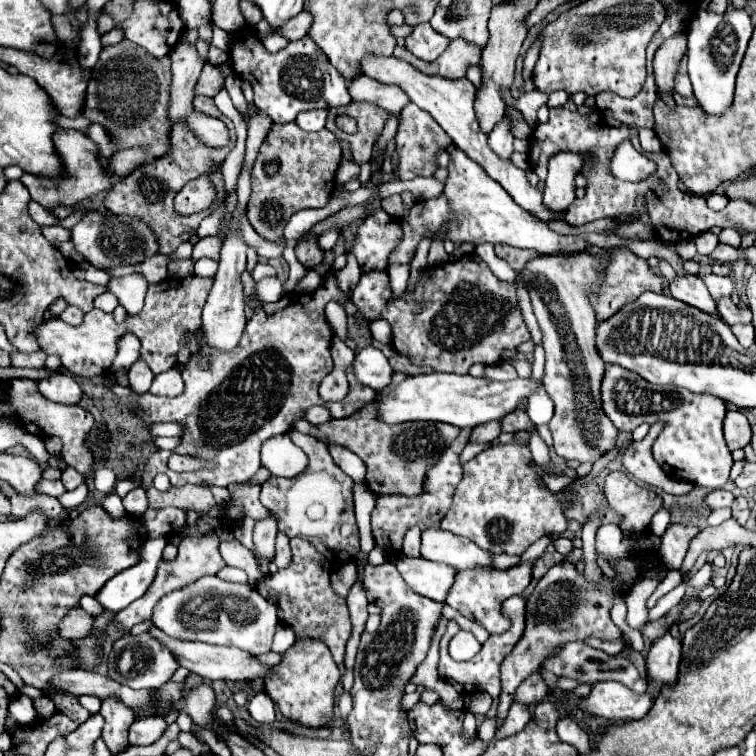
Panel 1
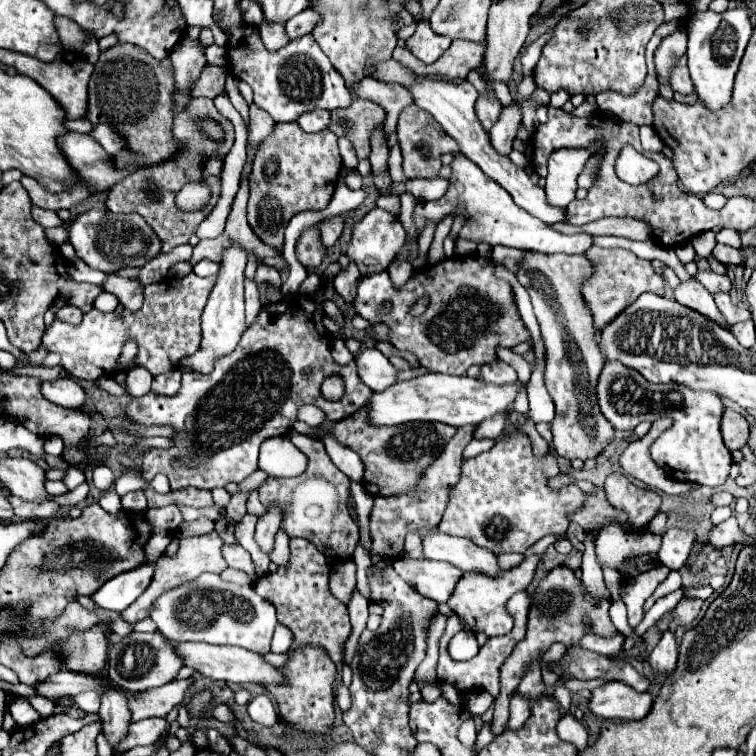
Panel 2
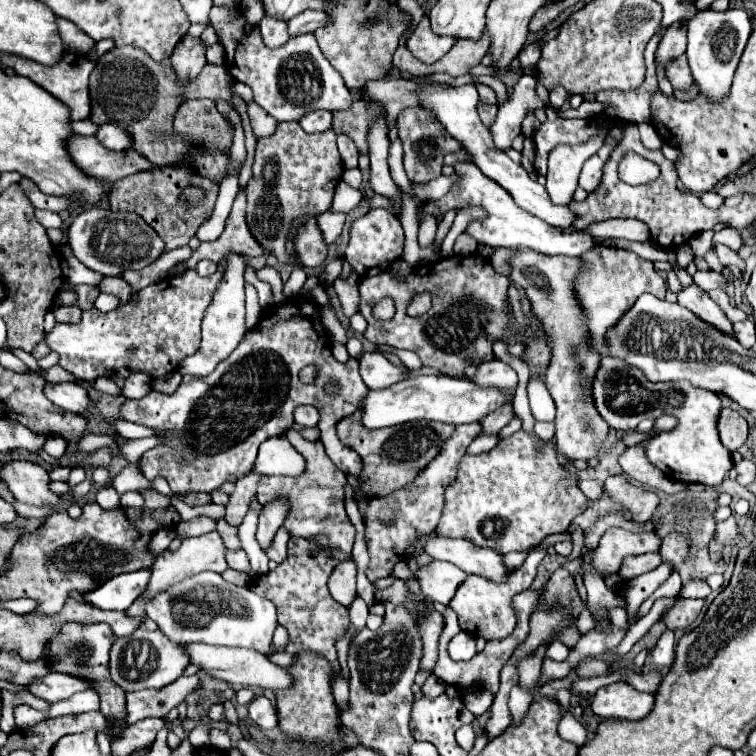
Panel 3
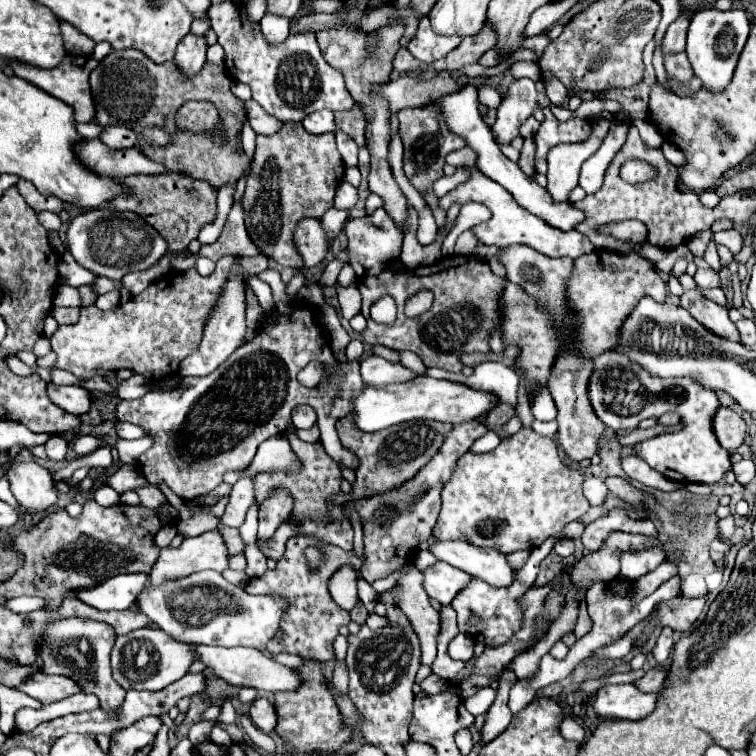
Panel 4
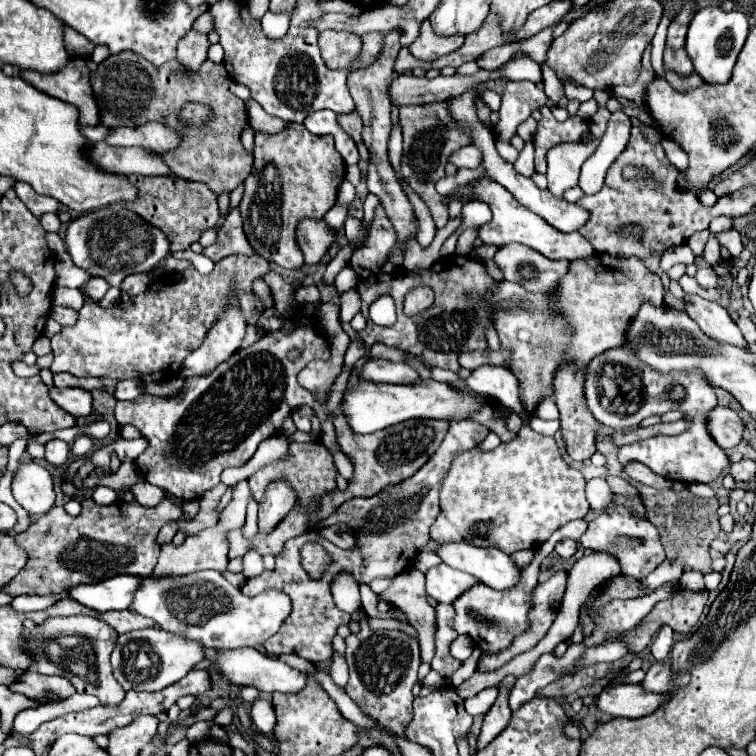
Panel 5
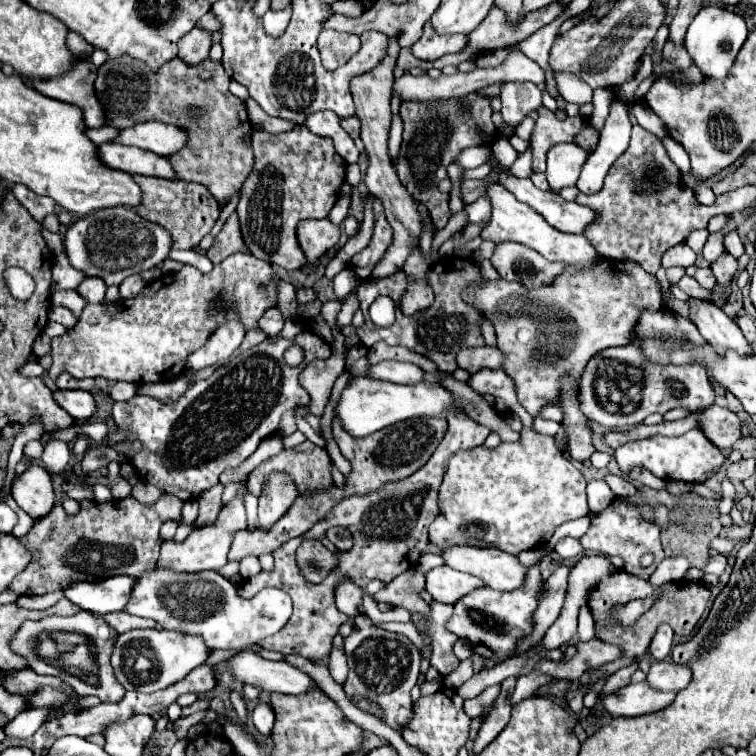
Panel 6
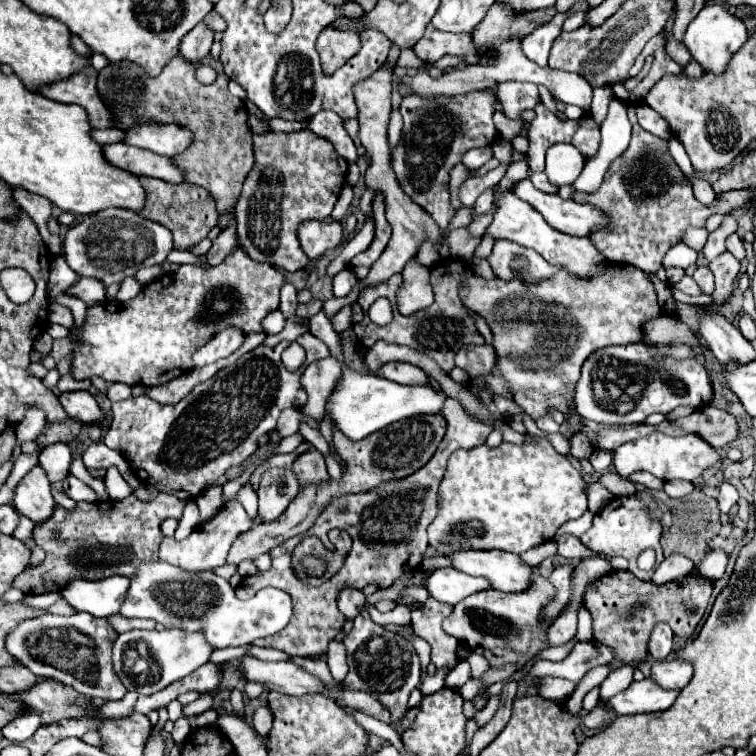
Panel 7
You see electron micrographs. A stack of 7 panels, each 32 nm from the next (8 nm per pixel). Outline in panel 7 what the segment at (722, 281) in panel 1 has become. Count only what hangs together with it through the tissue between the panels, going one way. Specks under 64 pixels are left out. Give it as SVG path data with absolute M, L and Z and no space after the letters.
M698 266L696 272L694 272L694 280L698 282L698 286L702 288L704 294L712 294L712 288L714 288L714 276L710 272L708 266Z

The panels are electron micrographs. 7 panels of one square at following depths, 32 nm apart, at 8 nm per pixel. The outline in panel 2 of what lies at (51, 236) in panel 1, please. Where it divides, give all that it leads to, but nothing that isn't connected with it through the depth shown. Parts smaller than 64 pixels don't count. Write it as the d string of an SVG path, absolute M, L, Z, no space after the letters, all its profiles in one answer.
M64 226L46 228L46 230L44 230L44 234L46 234L46 238L48 238L54 246L60 246L62 242L66 242L66 240L68 240L68 230L66 230Z

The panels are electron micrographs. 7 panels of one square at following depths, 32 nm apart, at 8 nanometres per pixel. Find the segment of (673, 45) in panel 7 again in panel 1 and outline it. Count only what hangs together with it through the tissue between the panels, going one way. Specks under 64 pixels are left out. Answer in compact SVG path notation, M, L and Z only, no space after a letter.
M682 58L680 66L678 66L678 74L676 74L676 80L674 80L674 90L684 98L692 96L692 84L690 84L690 78L688 78L688 72L686 72L686 58Z

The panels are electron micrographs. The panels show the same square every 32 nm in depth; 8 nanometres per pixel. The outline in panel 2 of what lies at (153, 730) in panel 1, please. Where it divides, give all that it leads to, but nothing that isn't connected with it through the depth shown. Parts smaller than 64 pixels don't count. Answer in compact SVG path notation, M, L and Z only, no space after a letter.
M148 718L140 722L132 722L128 730L128 738L118 744L116 752L126 752L128 748L142 746L142 744L154 744L160 740L160 736L166 732L168 724L164 718Z

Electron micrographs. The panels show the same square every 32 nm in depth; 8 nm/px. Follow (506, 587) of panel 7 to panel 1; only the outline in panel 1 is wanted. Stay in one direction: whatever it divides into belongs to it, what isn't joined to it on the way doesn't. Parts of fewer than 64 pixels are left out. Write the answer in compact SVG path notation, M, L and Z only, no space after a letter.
M438 526L426 528L422 532L420 544L422 558L444 562L454 568L474 568L474 566L492 566L490 554L478 548L472 540L460 538L452 532L444 532Z

